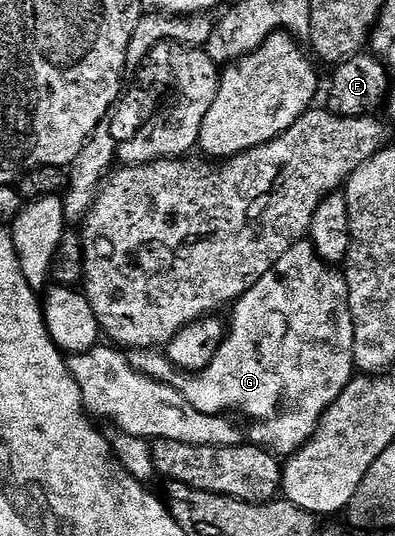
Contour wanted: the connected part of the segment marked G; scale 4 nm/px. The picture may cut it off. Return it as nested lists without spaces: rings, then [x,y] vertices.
[[[302,240],[287,248],[276,264],[232,303],[232,310],[233,319],[228,319],[225,339],[202,370],[186,372],[156,347],[132,349],[127,356],[129,362],[140,374],[175,388],[185,397],[187,404],[199,412],[245,413],[247,417],[254,418],[257,423],[250,428],[249,434],[247,430],[247,438],[252,445],[261,446],[274,456],[294,454],[312,436],[325,409],[355,377],[355,328],[345,275],[321,259],[309,240]]]

